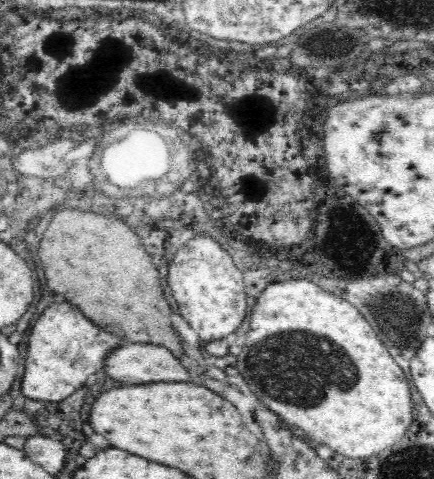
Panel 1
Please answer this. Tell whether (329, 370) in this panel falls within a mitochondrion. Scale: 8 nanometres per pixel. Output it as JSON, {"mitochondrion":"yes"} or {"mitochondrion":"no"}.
{"mitochondrion":"yes"}

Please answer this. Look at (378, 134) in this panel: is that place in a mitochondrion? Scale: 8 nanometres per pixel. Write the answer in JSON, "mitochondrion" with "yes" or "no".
{"mitochondrion":"yes"}

